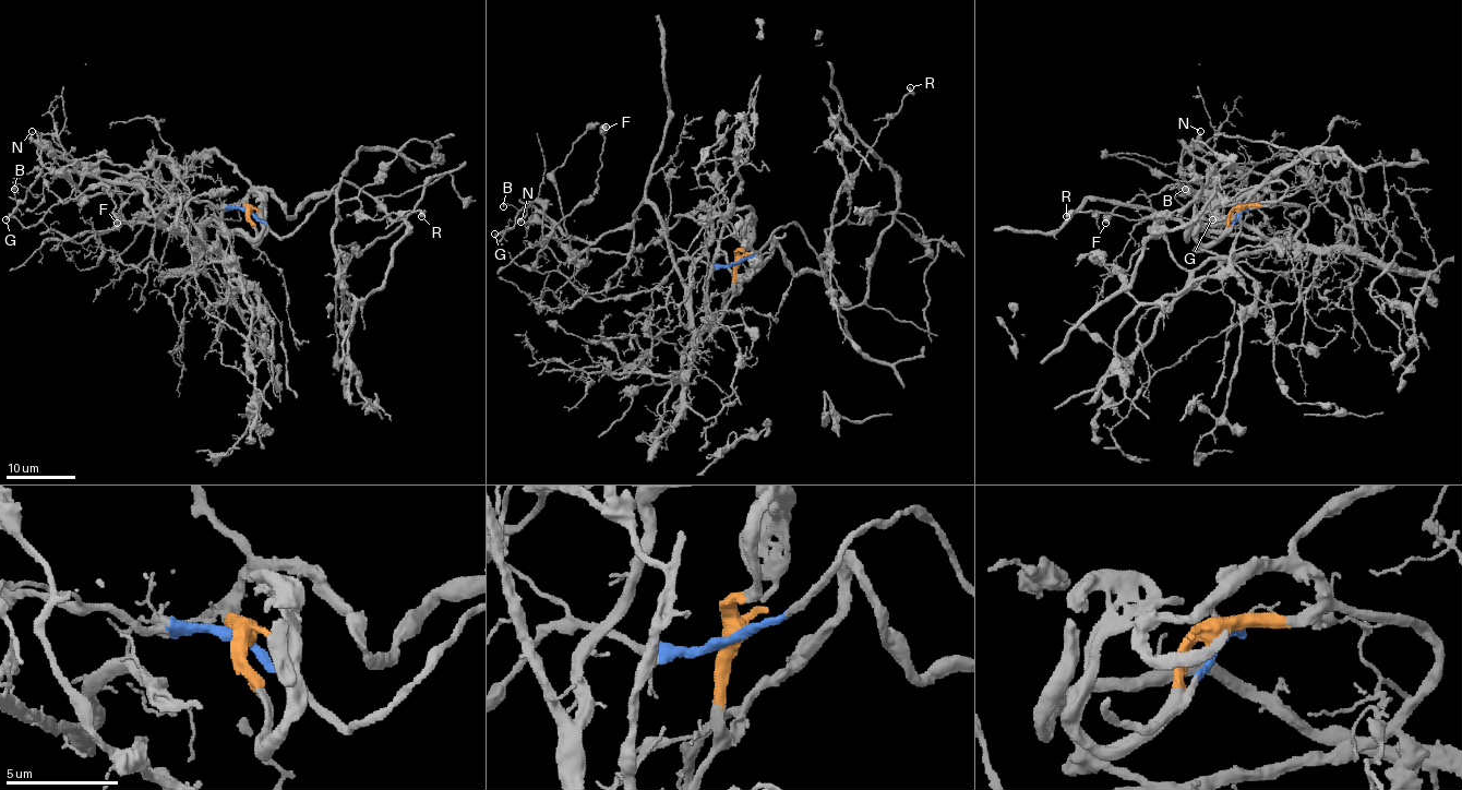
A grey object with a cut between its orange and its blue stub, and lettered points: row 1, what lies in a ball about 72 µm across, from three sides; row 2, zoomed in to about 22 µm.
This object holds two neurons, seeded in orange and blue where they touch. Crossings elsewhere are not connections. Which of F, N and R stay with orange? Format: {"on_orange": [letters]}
{"on_orange": ["R"]}

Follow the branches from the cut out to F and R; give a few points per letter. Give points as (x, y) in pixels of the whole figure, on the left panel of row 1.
F: (248, 211), (171, 196), (147, 178), (112, 171), (45, 176), (62, 202), (106, 184), (118, 223)
R: (248, 211), (267, 190), (288, 216), (333, 193), (340, 219), (356, 199), (371, 219), (421, 216)

